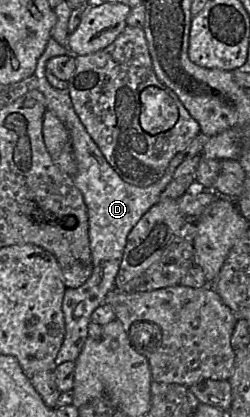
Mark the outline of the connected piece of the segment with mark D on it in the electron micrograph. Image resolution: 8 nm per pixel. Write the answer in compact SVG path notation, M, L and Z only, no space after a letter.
M50 37L37 61L34 74L37 77L38 89L45 97L47 109L63 122L70 134L77 165L77 172L73 179L75 186L81 191L87 207L93 271L83 285L75 289L66 289L64 293L62 310L65 319L65 337L55 360L56 365L67 361L75 362L80 355L89 337L88 325L91 322L91 314L104 303L107 294L115 287L115 279L130 231L141 217L160 201L160 195L166 188L160 185L148 190L134 188L133 185L123 181L109 165L79 117L75 115L68 90L52 87L45 76L47 61L59 55L75 57L77 54Z

